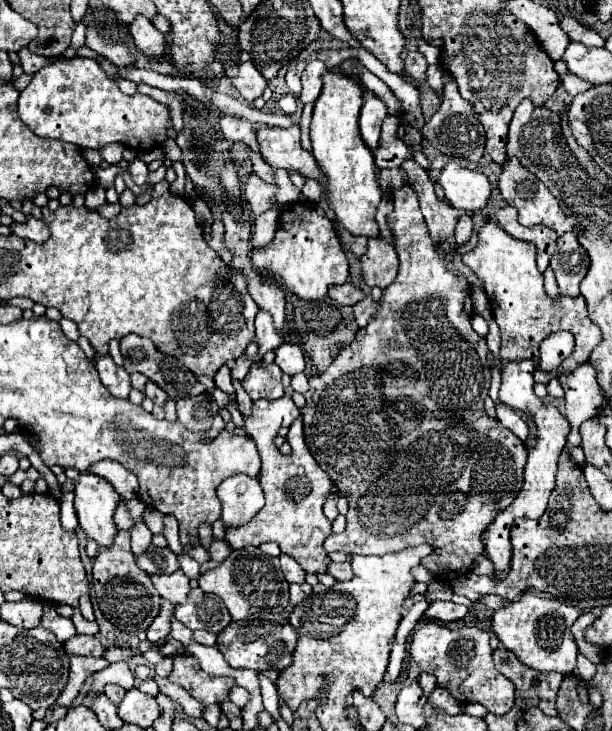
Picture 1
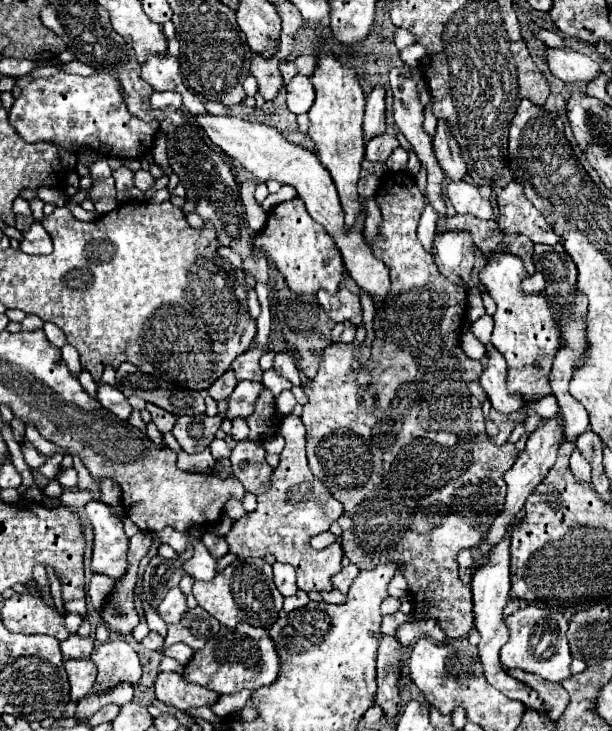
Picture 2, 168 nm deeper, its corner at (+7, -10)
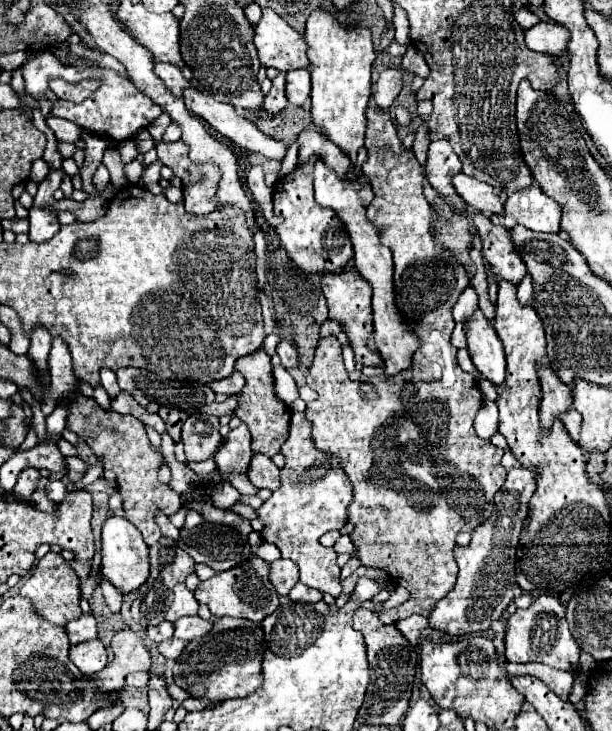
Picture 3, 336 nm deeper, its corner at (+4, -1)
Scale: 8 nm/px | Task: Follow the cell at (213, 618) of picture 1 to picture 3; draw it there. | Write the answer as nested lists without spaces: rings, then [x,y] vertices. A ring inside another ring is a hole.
[[[199,615],[193,617],[181,617],[179,621],[175,621],[175,637],[183,639],[183,641],[191,641],[197,637],[203,637],[211,631],[213,623],[201,619]]]

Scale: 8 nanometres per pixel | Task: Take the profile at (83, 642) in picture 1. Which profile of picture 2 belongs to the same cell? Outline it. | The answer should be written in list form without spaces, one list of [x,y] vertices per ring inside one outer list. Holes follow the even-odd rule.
[[[72,634],[64,642],[60,642],[64,658],[74,658],[74,660],[88,660],[92,650],[94,650],[94,640],[92,638],[82,638],[78,634]]]

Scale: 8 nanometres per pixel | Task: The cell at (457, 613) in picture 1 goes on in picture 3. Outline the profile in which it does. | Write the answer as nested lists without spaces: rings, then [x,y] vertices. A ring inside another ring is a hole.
[[[411,615],[407,619],[399,619],[395,623],[395,627],[403,633],[403,637],[411,643],[411,645],[419,645],[423,639],[427,639],[431,635],[431,627],[427,617],[423,615]]]

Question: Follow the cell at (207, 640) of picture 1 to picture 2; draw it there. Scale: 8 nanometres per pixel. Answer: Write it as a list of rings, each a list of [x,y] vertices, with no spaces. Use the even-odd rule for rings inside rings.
[[[172,644],[170,648],[164,650],[164,656],[170,656],[170,658],[182,662],[182,664],[188,664],[192,660],[192,656],[194,656],[194,650],[188,648],[186,644]]]

